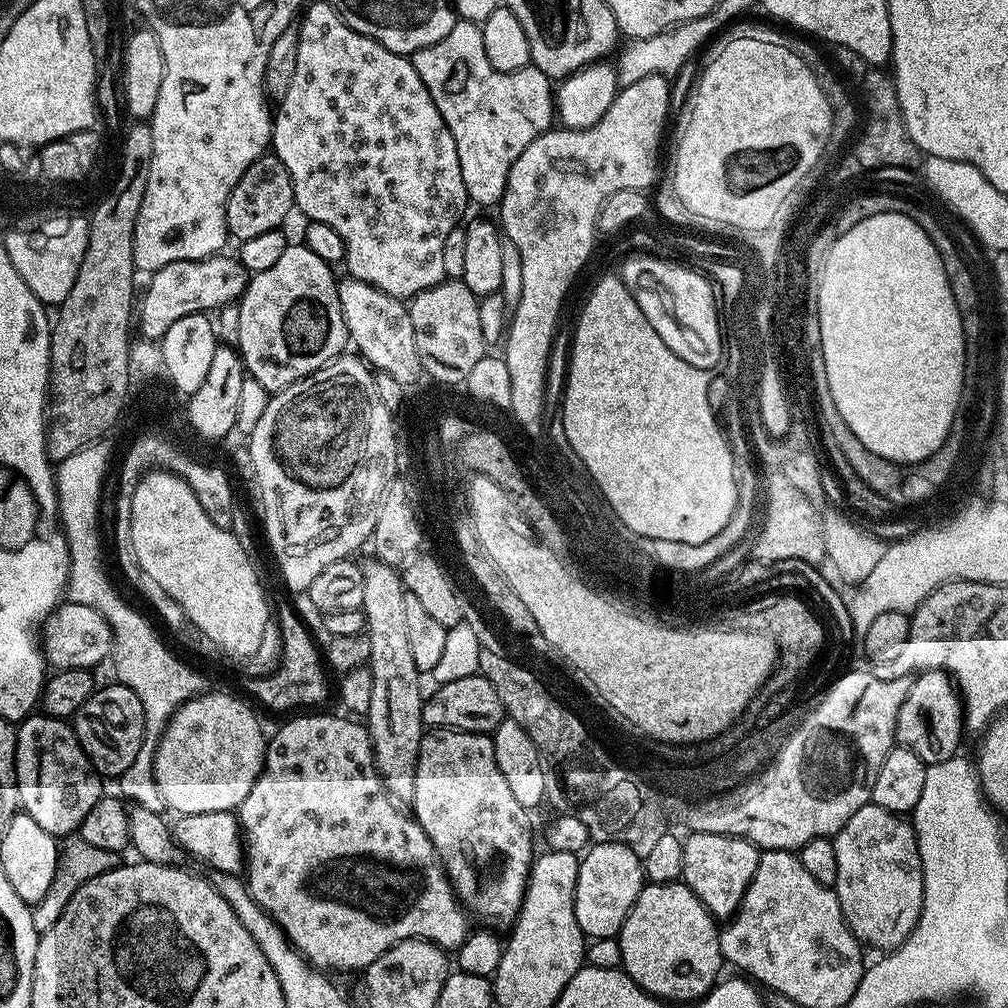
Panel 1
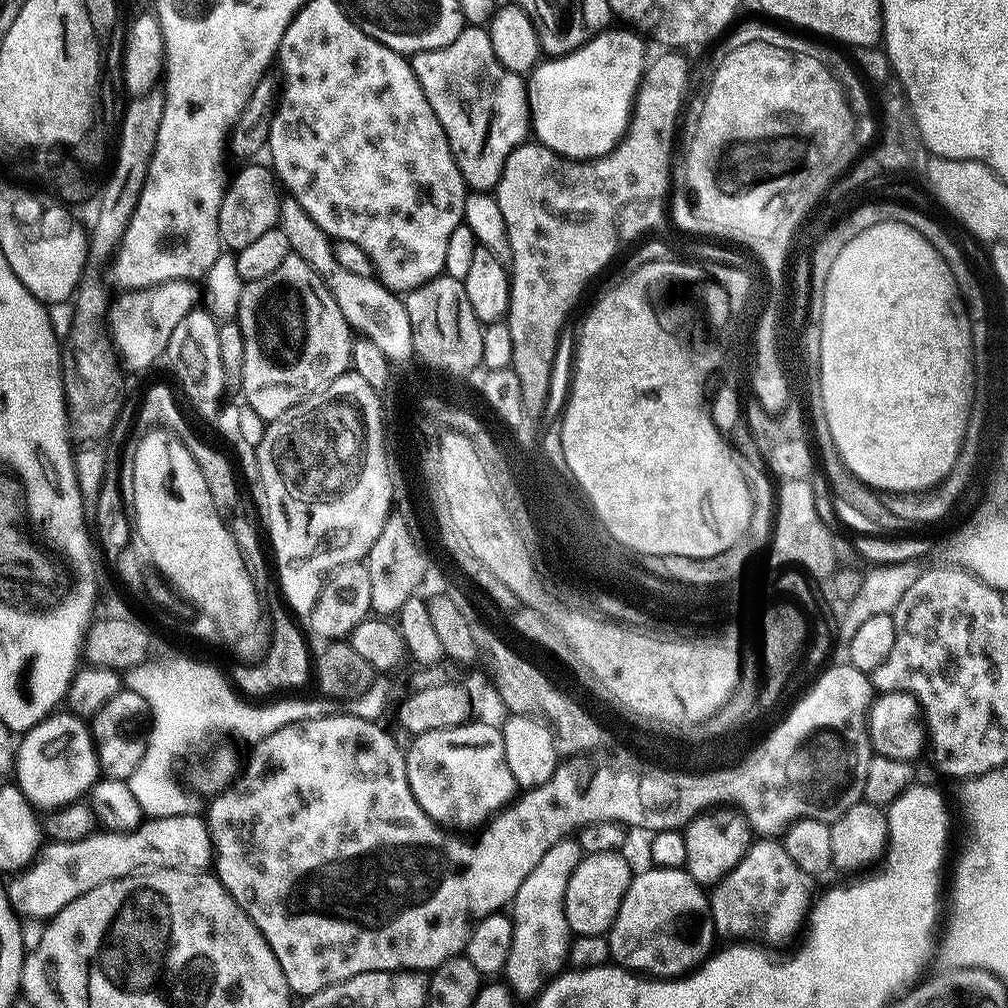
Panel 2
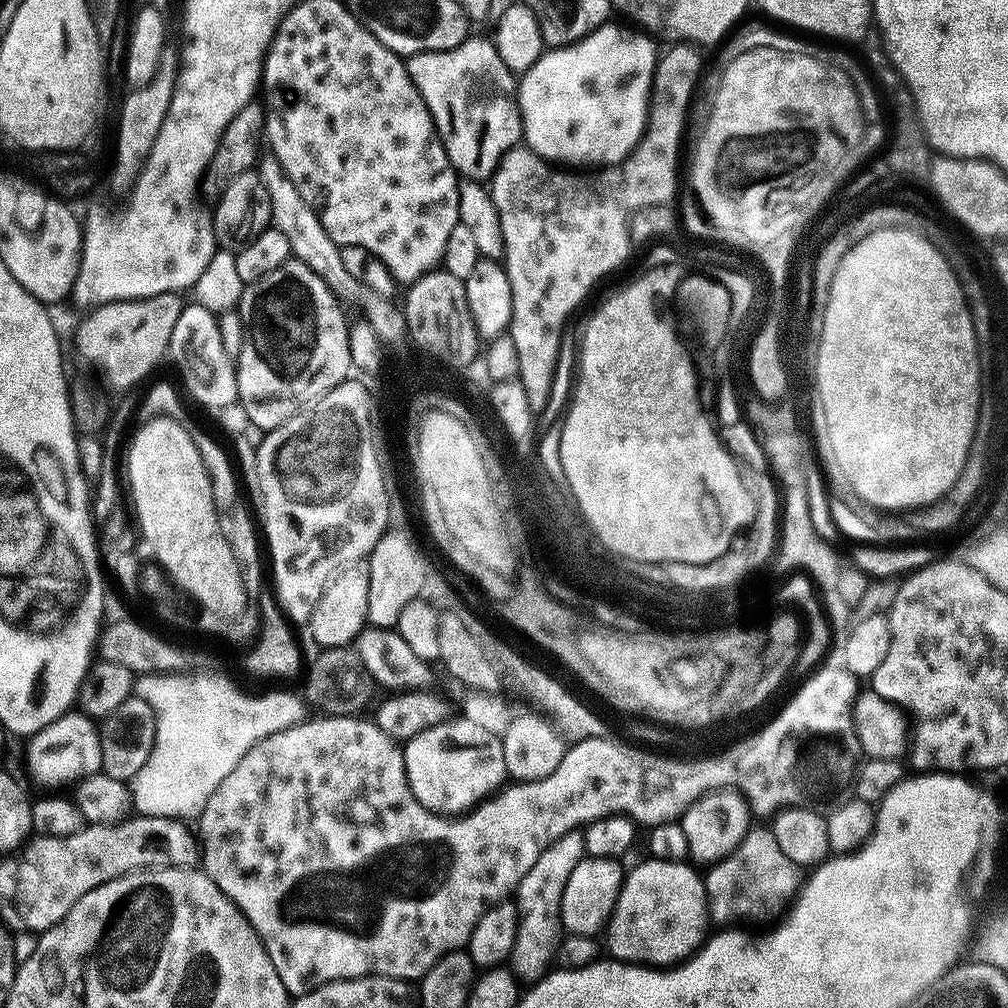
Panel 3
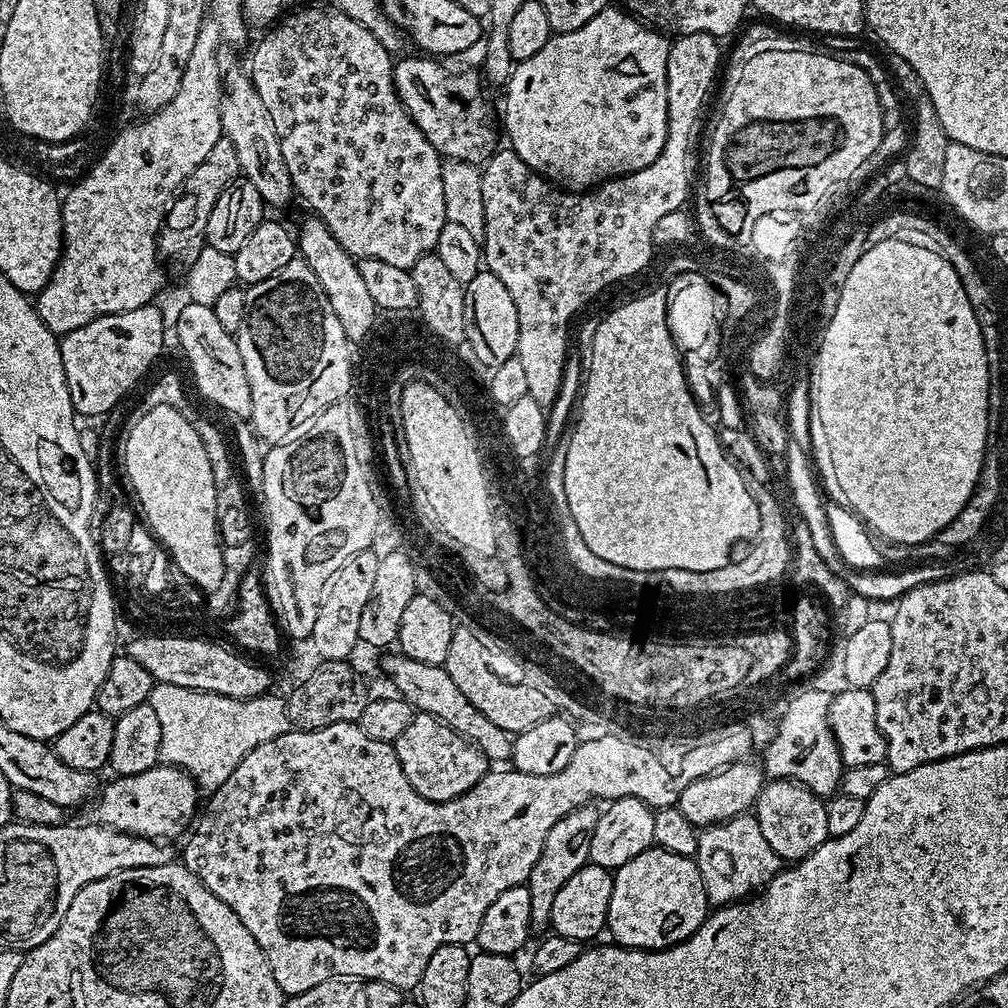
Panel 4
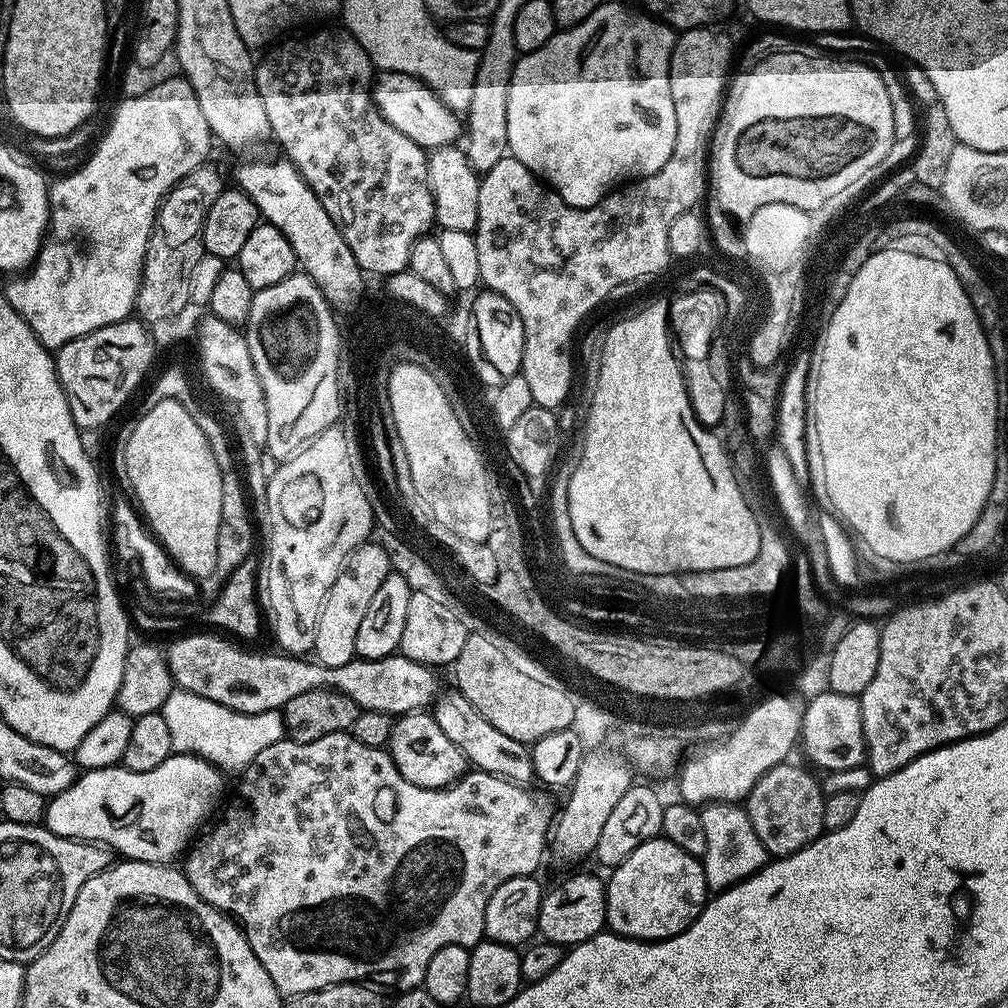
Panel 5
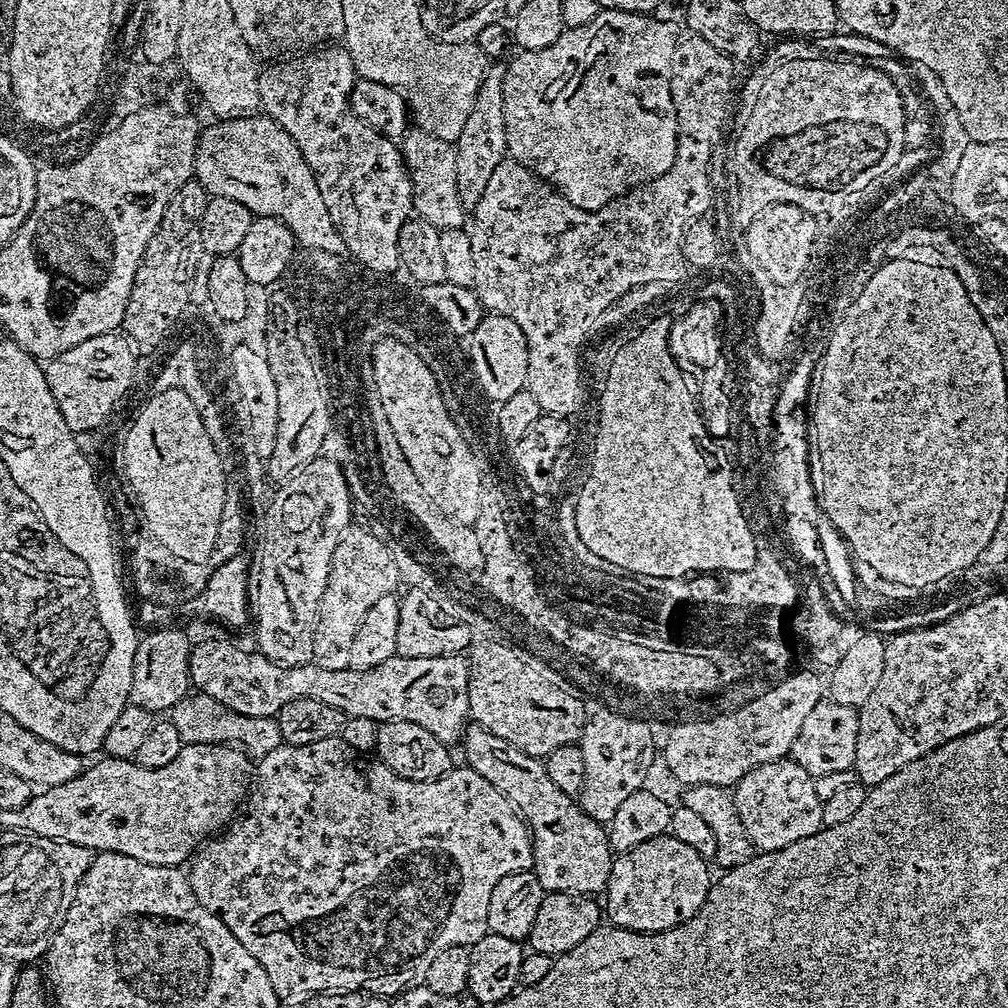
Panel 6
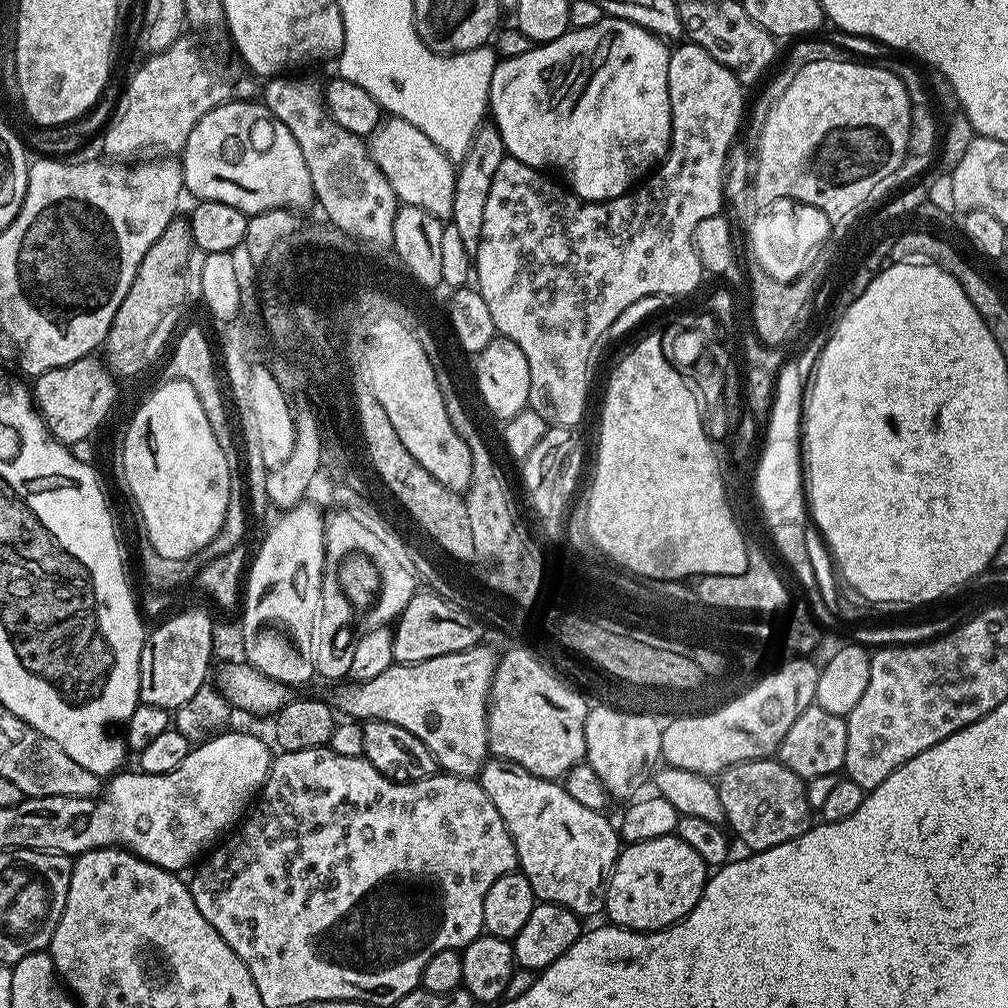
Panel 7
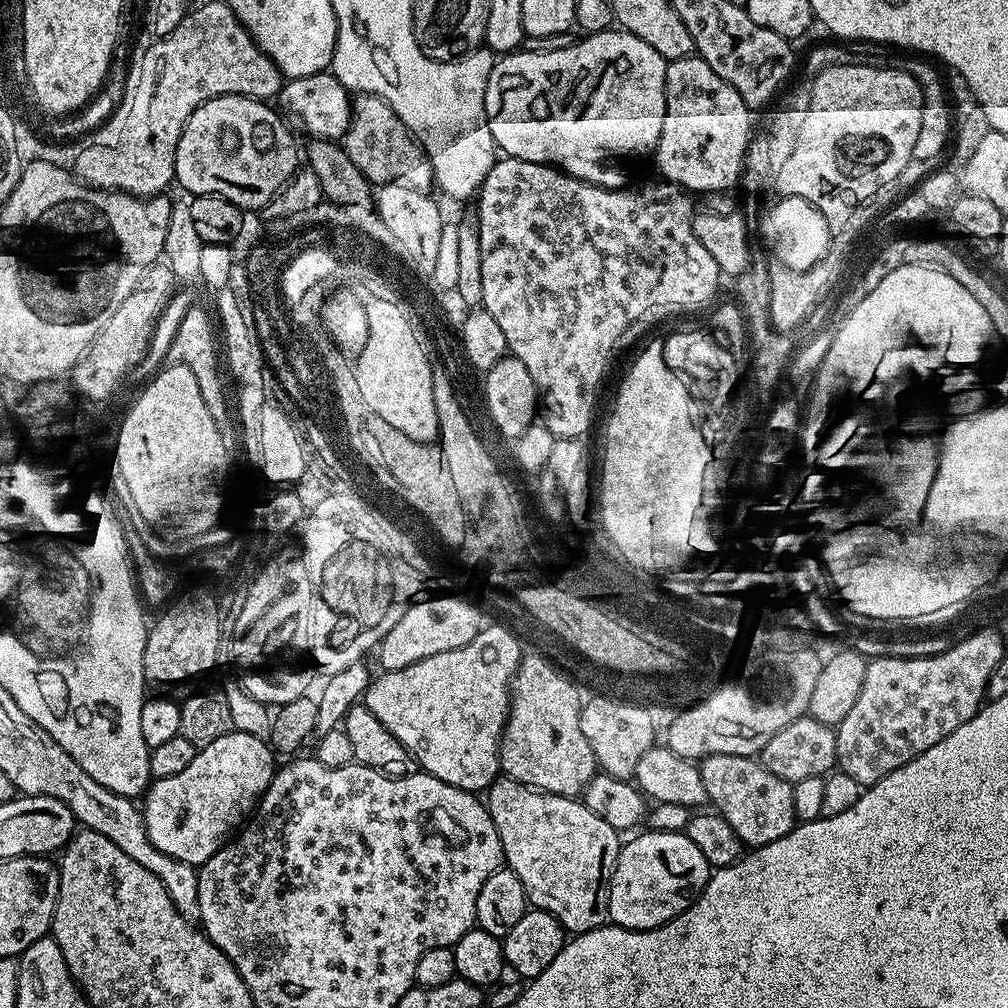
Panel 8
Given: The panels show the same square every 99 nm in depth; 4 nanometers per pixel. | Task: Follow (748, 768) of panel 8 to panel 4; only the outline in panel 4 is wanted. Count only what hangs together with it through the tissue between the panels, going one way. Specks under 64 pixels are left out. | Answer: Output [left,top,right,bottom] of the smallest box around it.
[754,780,829,862]

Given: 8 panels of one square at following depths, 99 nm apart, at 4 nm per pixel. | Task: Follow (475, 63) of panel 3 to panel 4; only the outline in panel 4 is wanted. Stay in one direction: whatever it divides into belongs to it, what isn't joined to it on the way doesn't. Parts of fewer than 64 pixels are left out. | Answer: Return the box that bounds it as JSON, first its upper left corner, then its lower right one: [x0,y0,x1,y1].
[392,55,498,165]

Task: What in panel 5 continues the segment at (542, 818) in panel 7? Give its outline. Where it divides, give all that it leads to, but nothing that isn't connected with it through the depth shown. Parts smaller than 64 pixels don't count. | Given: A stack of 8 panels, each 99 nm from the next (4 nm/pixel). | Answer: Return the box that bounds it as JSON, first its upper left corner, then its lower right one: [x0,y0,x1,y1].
[430,691,533,786]

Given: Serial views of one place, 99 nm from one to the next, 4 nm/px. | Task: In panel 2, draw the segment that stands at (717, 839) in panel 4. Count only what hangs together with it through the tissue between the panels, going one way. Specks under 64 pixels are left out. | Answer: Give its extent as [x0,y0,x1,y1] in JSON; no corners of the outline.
[710,838,814,946]

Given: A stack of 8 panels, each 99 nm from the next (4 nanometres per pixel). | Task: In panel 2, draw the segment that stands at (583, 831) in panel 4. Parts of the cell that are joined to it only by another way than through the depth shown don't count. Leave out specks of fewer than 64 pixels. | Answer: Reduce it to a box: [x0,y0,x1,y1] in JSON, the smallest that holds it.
[502,839,582,1002]

